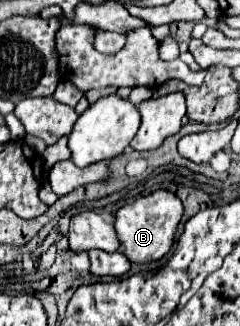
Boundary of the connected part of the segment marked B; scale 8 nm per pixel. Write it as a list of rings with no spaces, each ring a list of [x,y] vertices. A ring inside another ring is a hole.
[[[159,189],[147,197],[139,197],[131,205],[123,205],[117,211],[117,219],[113,223],[117,237],[121,241],[123,255],[131,263],[149,263],[149,261],[157,261],[163,255],[167,255],[173,245],[181,215],[183,215],[183,205],[181,205],[179,197],[175,197],[175,193],[169,193],[163,189]]]

